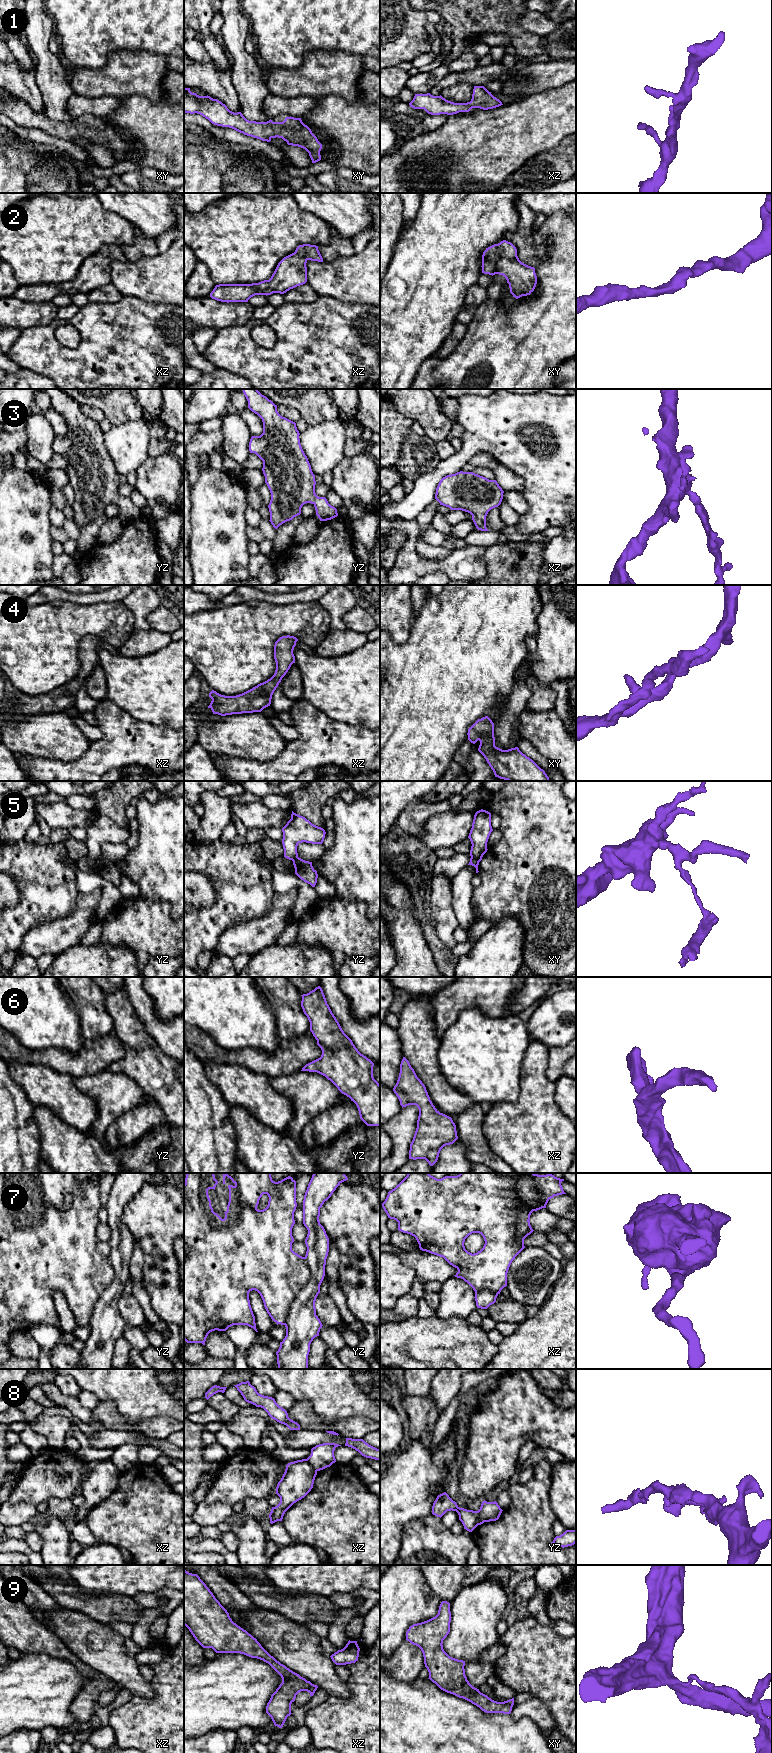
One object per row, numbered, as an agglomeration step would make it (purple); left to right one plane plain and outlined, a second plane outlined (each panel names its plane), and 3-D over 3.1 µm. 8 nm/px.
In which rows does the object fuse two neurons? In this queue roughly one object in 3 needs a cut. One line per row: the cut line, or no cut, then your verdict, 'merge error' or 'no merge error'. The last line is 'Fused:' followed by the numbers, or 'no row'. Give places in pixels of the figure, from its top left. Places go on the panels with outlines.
1: cut none; no merge error
2: cut none; no merge error
3: cut none; no merge error
4: cut none; no merge error
5: cut xy (471, 856), (480, 860); merge error
6: cut none; no merge error
7: cut yz (304, 1257), (309, 1270), (309, 1279), (293, 1299), (283, 1324); merge error
8: cut yz (476, 1511), (478, 1524); merge error
9: cut xy (506, 1701), (512, 1705); merge error
Fused: 5, 7, 8, 9

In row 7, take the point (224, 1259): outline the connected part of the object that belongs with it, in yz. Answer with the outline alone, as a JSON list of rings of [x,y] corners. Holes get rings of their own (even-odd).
[[[187,1173],[184,1183],[184,1340],[187,1343],[202,1343],[205,1345],[208,1334],[212,1331],[226,1331],[233,1325],[247,1325],[253,1328],[256,1332],[255,1316],[253,1314],[249,1292],[257,1291],[264,1303],[264,1307],[271,1317],[271,1319],[278,1324],[284,1325],[285,1319],[289,1312],[289,1307],[293,1299],[304,1288],[310,1278],[310,1270],[305,1258],[298,1255],[292,1250],[292,1243],[294,1238],[292,1236],[292,1228],[295,1224],[294,1212],[297,1207],[296,1203],[296,1181],[288,1176],[281,1181],[275,1182],[272,1180],[271,1173],[223,1173],[223,1184],[225,1184],[225,1177],[228,1177],[235,1184],[228,1185],[229,1188],[229,1202],[225,1218],[222,1219],[217,1213],[213,1211],[211,1200],[208,1195],[209,1189],[214,1189],[218,1184],[214,1173]],[[263,1194],[269,1197],[268,1205],[263,1210],[258,1210],[257,1206]]]

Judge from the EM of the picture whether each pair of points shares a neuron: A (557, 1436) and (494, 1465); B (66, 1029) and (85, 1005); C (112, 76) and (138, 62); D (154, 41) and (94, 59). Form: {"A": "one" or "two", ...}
{"A": "one", "B": "two", "C": "one", "D": "one"}

